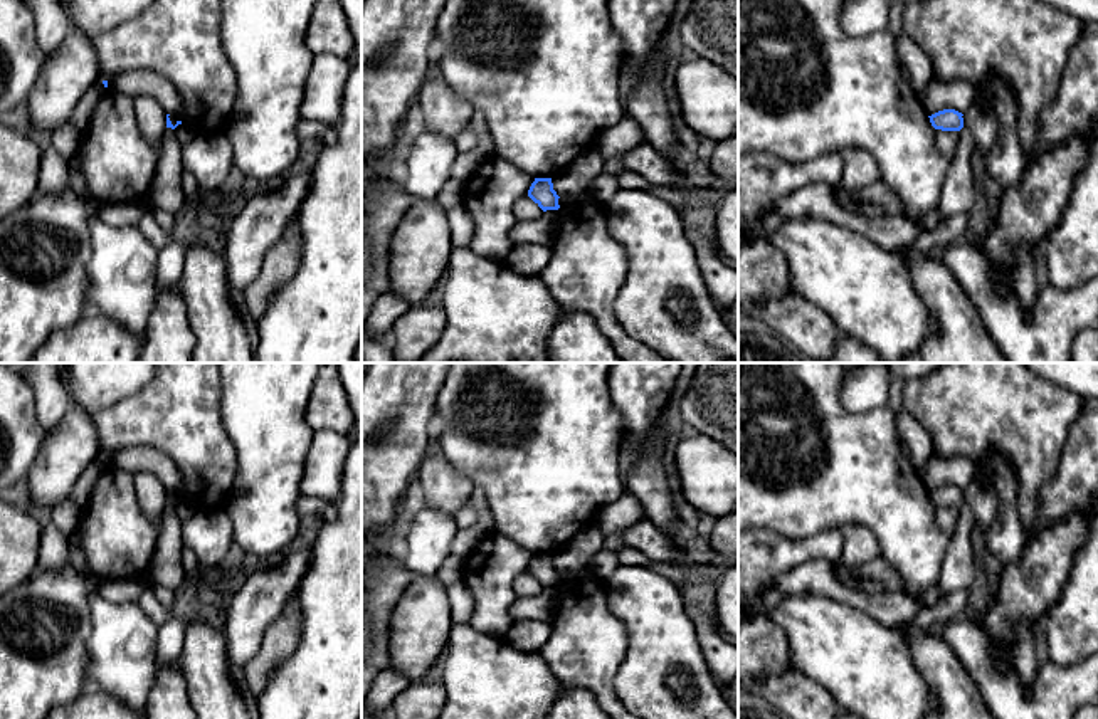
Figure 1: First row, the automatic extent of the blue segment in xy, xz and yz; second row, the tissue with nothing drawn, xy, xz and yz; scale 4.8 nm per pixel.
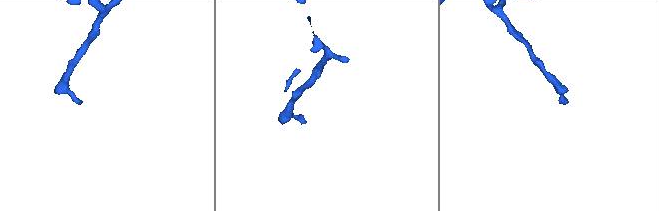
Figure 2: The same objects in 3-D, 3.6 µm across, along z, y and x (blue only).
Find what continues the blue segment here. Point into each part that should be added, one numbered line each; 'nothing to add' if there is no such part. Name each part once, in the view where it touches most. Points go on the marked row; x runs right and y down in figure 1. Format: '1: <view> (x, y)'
nothing to add

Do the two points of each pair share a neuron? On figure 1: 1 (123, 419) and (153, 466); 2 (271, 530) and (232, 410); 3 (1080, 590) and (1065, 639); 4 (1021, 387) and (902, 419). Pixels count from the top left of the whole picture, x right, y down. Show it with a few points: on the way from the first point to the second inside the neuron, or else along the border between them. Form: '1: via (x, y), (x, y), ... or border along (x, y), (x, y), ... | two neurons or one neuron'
1: border along (106, 456), (133, 446), (152, 446), (175, 464) | two neurons
2: via (269, 499), (269, 449), (261, 440) | one neuron
3: via (1080, 602), (1080, 624), (1076, 627) | one neuron
4: border along (905, 409), (922, 425), (932, 449) | two neurons

